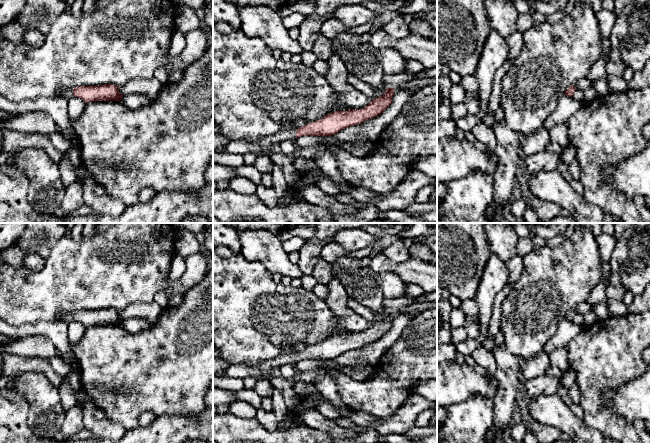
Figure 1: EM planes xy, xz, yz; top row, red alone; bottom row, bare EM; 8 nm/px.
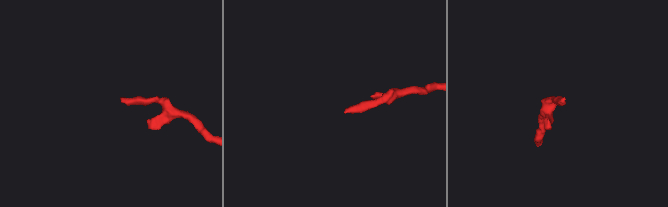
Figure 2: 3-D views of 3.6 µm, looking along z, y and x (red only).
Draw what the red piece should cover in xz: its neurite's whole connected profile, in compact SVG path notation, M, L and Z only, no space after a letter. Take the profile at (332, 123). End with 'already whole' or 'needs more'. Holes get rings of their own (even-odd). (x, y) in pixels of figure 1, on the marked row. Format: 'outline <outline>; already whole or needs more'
outline M388 88L381 97L375 97L372 102L362 109L335 111L322 119L309 123L300 128L282 130L276 135L261 138L258 141L230 141L224 146L224 153L245 155L255 153L257 157L272 154L271 147L284 140L300 136L331 136L344 128L355 126L366 120L380 115L392 102L394 88Z; needs more

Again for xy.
outline M113 84L99 86L81 86L74 89L66 89L60 92L60 96L69 99L70 97L79 97L88 102L94 101L120 101L123 95L119 93L119 87Z; needs more

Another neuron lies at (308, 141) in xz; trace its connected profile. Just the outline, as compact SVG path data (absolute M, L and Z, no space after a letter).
M300 136L295 138L297 147L310 148L319 144L324 139L324 136Z

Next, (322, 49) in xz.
M320 33L315 42L313 53L318 60L327 61L333 54L331 39L325 37L322 33Z

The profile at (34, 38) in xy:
M27 30L25 33L25 43L33 48L41 47L46 39L46 35L38 30Z

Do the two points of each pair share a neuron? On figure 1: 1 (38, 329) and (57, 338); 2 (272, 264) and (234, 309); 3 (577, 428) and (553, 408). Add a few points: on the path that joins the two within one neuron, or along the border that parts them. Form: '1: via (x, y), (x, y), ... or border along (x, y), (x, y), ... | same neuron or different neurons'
1: via (43, 329), (48, 329), (52, 333) | same neuron
2: border along (246, 258), (260, 262), (272, 274) | different neurons
3: via (571, 425), (559, 414) | same neuron

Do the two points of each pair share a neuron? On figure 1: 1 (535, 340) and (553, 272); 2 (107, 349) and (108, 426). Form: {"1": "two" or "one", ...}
{"1": "one", "2": "two"}

